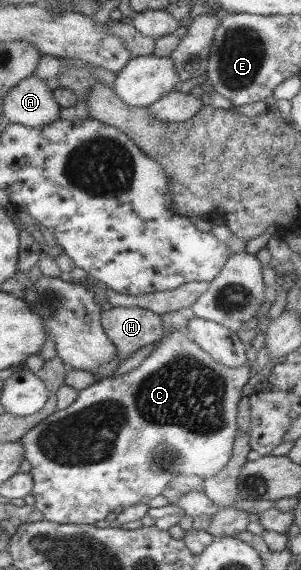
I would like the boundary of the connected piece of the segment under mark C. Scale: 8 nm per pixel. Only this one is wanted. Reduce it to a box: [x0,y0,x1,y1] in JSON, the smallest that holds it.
[19,329,253,525]

